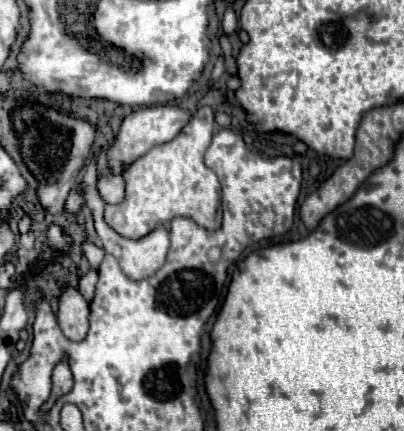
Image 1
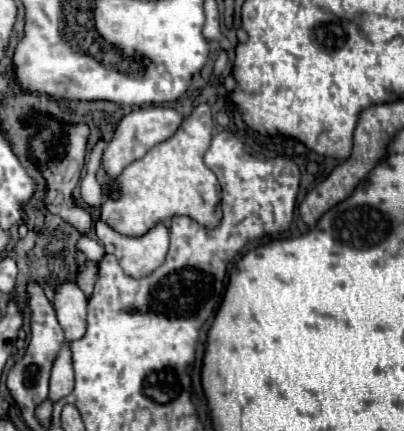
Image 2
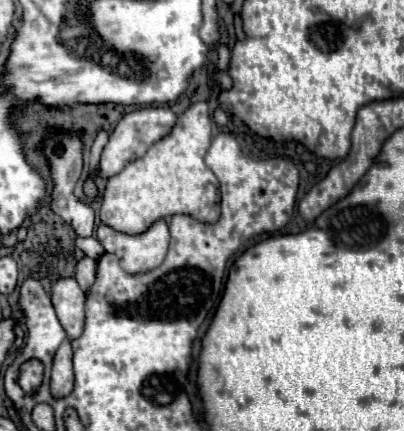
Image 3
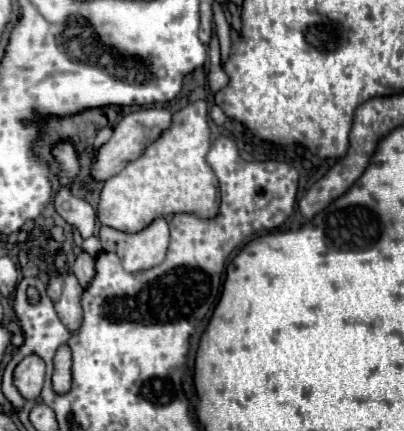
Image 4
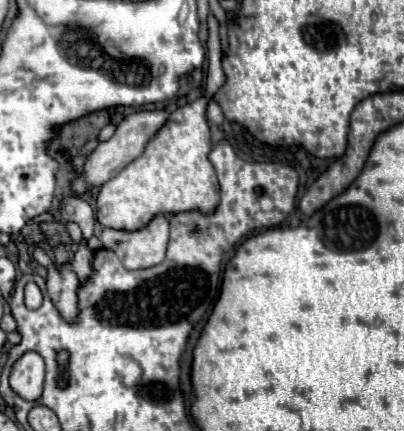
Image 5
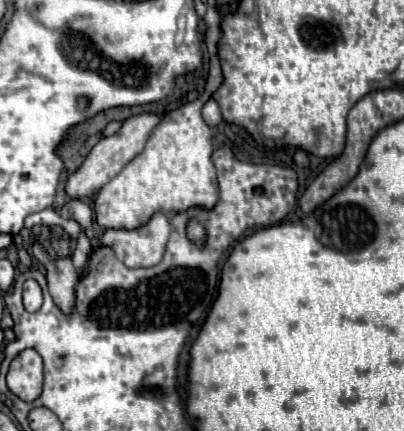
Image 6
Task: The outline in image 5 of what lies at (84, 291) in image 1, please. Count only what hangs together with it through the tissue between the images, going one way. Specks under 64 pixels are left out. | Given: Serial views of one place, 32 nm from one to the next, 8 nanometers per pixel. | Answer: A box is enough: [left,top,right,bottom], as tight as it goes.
[72,240,92,282]

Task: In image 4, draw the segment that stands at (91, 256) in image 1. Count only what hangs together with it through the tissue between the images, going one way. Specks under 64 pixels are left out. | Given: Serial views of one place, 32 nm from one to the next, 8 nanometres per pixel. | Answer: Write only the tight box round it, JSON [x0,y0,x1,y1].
[74,230,102,258]

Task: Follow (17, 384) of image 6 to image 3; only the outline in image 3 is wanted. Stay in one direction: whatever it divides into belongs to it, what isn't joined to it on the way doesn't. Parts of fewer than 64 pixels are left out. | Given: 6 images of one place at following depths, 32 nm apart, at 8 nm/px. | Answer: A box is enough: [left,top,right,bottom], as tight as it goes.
[20,360,44,392]

